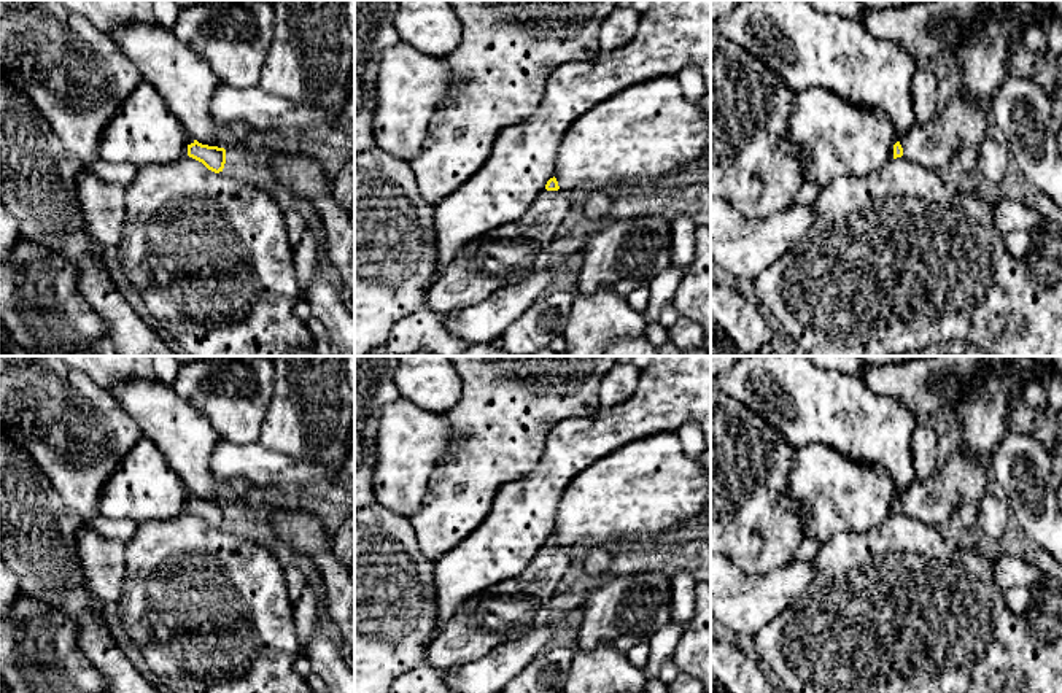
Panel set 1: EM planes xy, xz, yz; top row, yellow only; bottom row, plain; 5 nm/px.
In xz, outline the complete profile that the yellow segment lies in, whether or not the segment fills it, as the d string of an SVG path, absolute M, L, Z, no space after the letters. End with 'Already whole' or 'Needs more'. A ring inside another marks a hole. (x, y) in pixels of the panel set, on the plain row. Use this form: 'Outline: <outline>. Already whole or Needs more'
Outline: M550 534L545 545L521 575L502 580L474 594L458 607L445 626L428 644L424 663L434 668L444 682L445 674L452 668L483 658L496 647L520 639L529 629L550 625L550 609L547 604L579 553L576 548L561 547L556 534Z. Needs more

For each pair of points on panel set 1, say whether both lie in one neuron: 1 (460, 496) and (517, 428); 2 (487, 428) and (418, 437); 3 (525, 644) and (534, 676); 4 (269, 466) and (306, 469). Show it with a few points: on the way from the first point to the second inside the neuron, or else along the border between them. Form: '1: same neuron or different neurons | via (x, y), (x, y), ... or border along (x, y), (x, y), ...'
1: same neuron | via (468, 479), (499, 445)
2: different neurons | border along (442, 414), (452, 428), (452, 445), (436, 466)
3: different neurons | border along (547, 650), (531, 658), (514, 676)
4: same neuron | via (279, 469), (296, 469)

